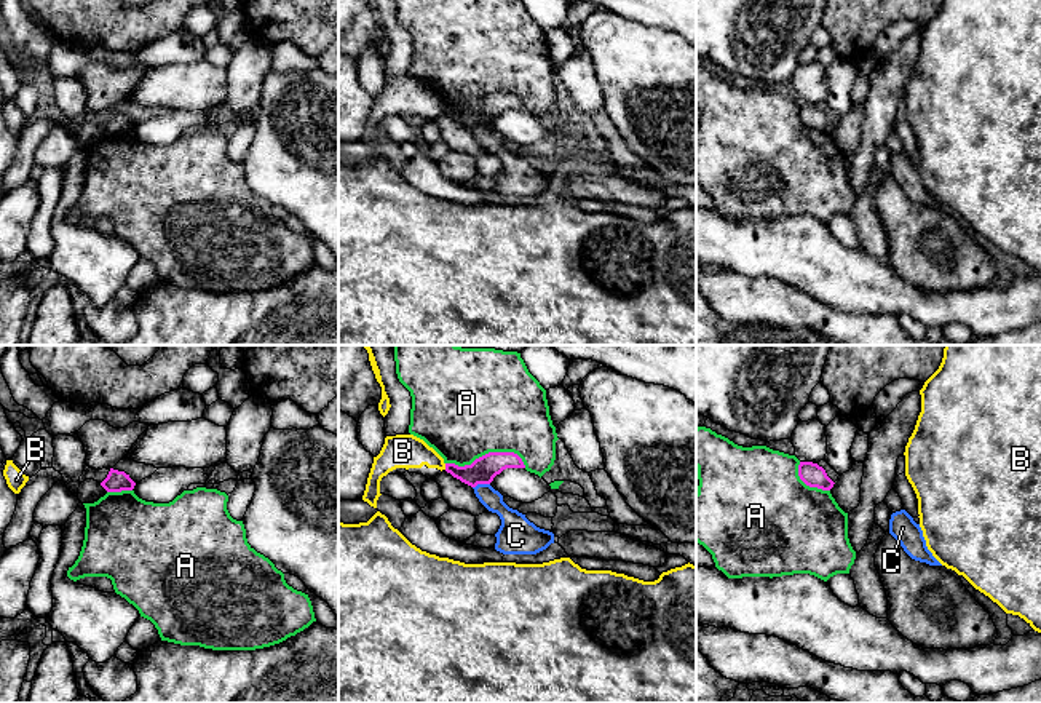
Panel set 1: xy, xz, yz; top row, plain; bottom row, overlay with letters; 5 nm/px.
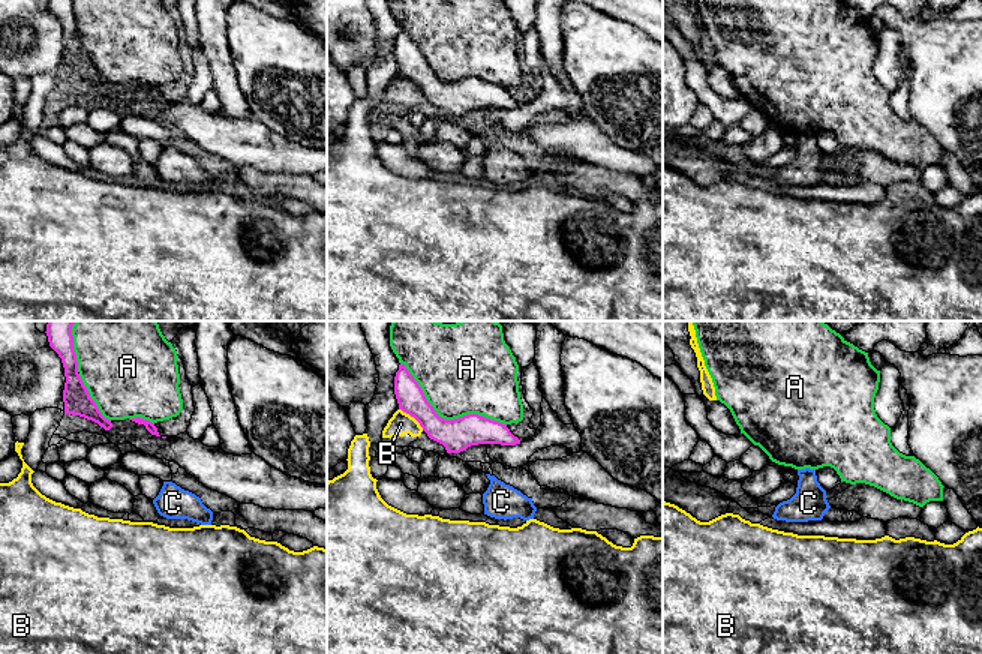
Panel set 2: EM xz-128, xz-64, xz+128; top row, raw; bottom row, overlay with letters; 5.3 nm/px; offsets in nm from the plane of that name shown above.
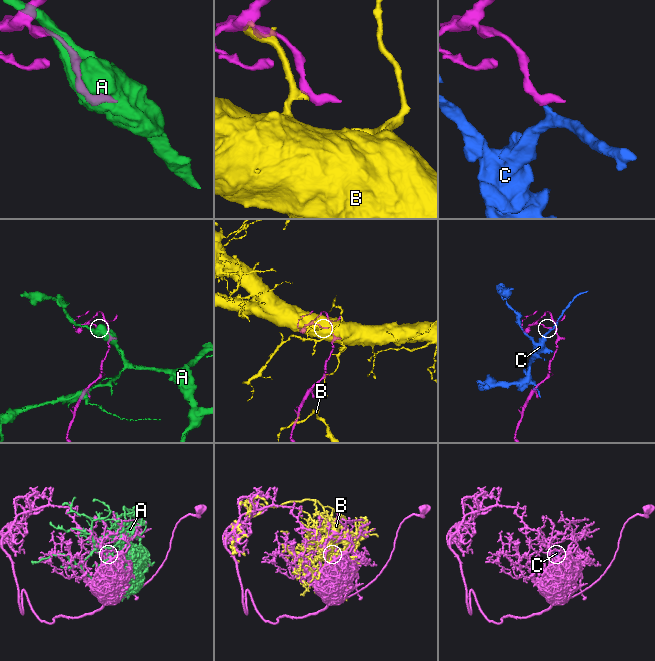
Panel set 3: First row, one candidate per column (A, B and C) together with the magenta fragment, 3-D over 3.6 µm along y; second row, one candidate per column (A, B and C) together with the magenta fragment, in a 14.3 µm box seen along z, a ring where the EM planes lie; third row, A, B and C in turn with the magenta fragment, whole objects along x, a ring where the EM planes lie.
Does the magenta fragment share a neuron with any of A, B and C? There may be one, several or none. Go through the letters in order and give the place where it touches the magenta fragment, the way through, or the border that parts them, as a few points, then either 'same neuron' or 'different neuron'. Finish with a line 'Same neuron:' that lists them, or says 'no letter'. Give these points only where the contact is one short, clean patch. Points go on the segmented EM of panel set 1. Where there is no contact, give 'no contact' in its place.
A: contact xz (487, 454); different neuron
B: contact xz (446, 467); different neuron
C: contact xz (481, 483); border xz (489, 483), (479, 483), (473, 488); different neuron
Same neuron: no letter

